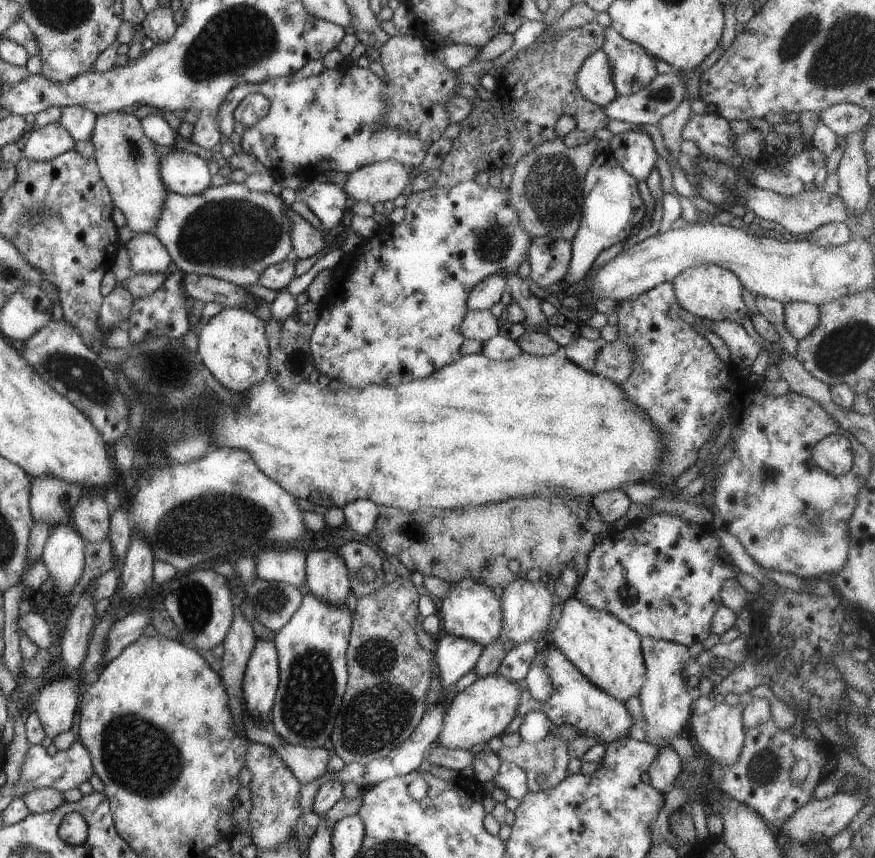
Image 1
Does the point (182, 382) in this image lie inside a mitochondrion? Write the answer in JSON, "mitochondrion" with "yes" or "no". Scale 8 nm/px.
{"mitochondrion":"yes"}

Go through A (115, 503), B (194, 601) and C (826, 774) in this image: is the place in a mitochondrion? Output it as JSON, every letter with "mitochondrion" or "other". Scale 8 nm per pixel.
{"A":"other","B":"mitochondrion","C":"other"}

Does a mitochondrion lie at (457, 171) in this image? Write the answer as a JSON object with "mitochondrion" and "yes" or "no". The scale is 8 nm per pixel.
{"mitochondrion":"no"}

